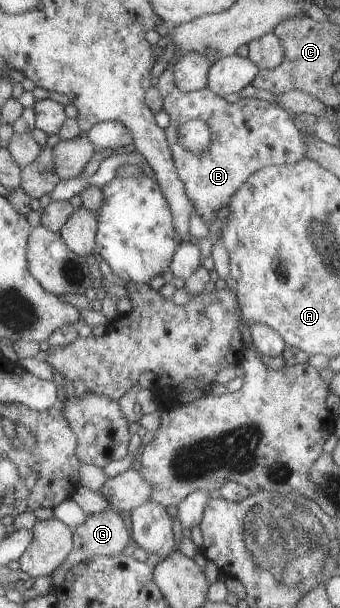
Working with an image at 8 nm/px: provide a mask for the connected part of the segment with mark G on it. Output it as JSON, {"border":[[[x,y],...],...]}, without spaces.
{"border":[[[108,507],[102,512],[87,515],[86,520],[72,532],[72,550],[68,558],[60,564],[62,572],[86,556],[120,556],[130,541],[124,520]]]}

